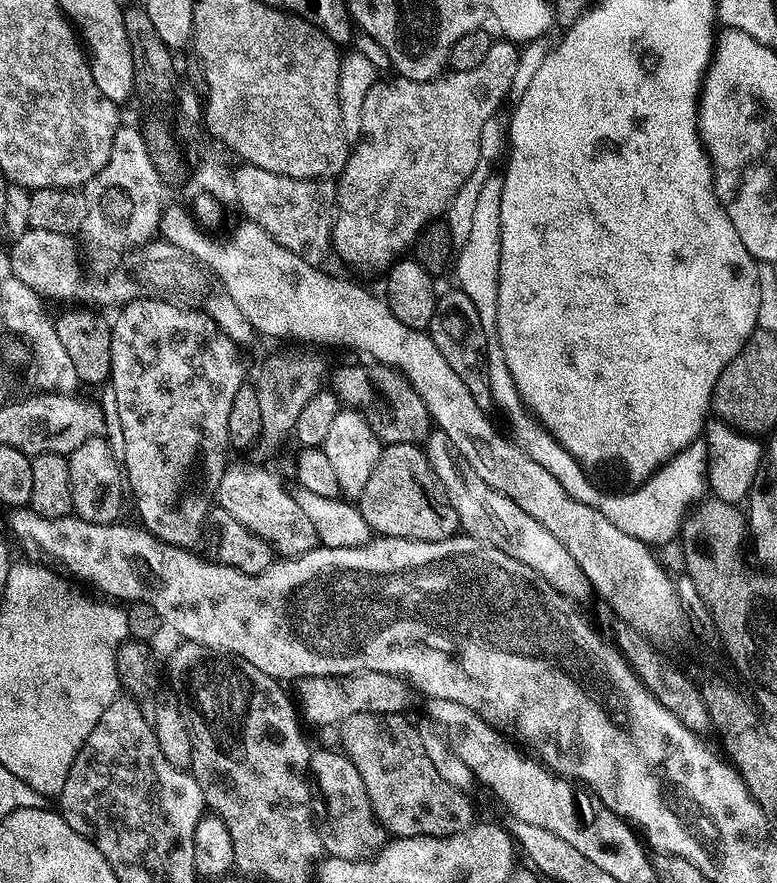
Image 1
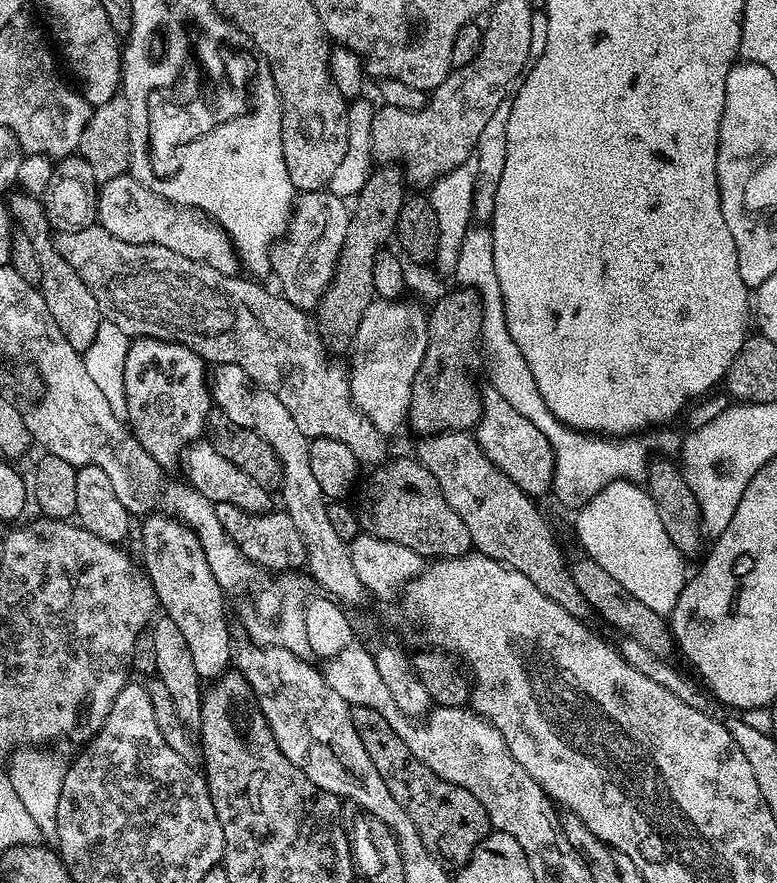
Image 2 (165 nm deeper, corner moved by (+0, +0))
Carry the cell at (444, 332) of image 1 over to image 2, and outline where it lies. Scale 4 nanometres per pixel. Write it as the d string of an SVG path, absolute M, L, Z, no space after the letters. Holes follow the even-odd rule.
M491 386L485 387L480 397L480 422L474 429L474 435L481 450L493 464L506 473L527 496L541 498L553 491L552 476L556 467L550 442L542 430L530 422L530 418L518 414L518 410L514 410L514 406L510 406L510 402L506 402L506 398L502 398L502 394L498 394L498 390Z

